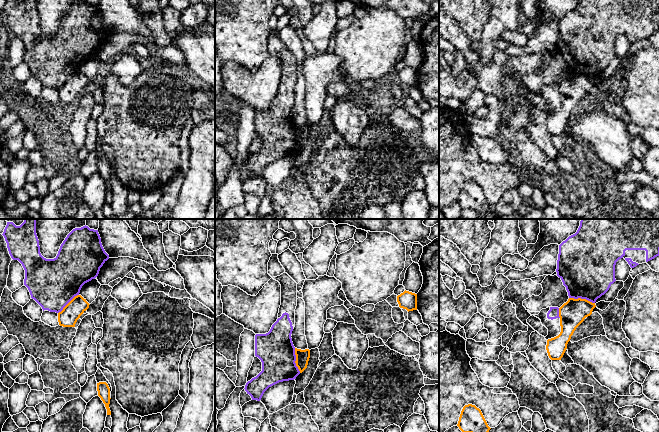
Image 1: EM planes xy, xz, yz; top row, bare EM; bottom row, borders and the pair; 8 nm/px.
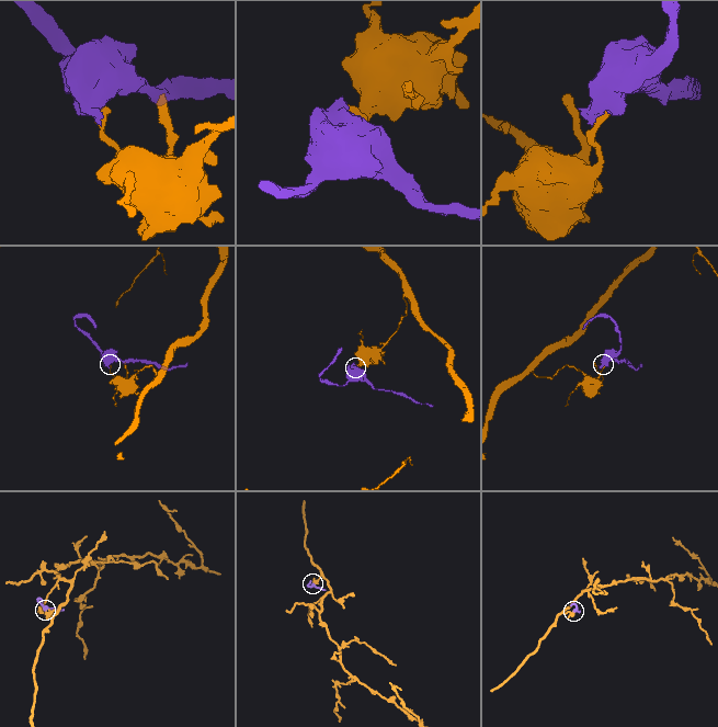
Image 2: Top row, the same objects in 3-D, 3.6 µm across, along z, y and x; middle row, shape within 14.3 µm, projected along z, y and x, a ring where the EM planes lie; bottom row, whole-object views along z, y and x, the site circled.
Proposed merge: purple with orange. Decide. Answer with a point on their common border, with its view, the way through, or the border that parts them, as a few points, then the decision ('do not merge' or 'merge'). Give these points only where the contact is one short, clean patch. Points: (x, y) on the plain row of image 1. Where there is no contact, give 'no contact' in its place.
meets purple in yz at (582, 74); border along yz (569, 73), (585, 74), (594, 79); do not merge

